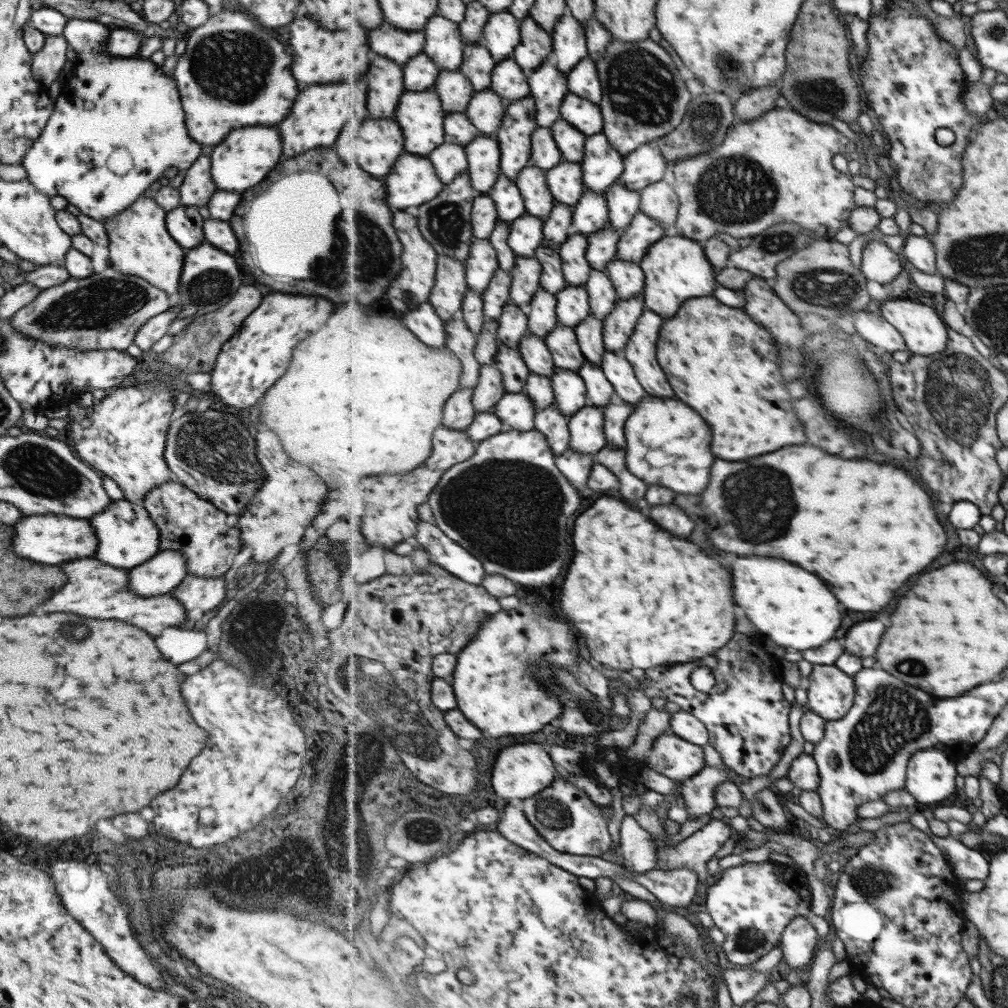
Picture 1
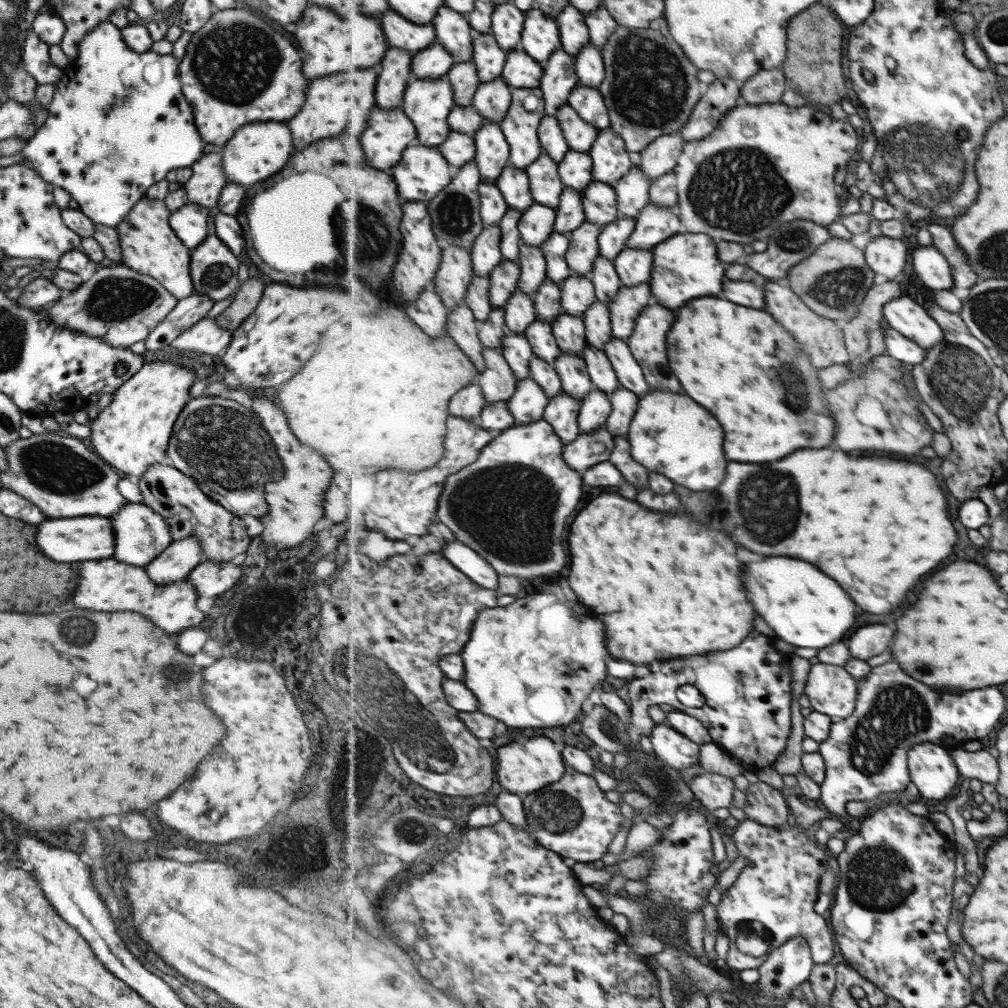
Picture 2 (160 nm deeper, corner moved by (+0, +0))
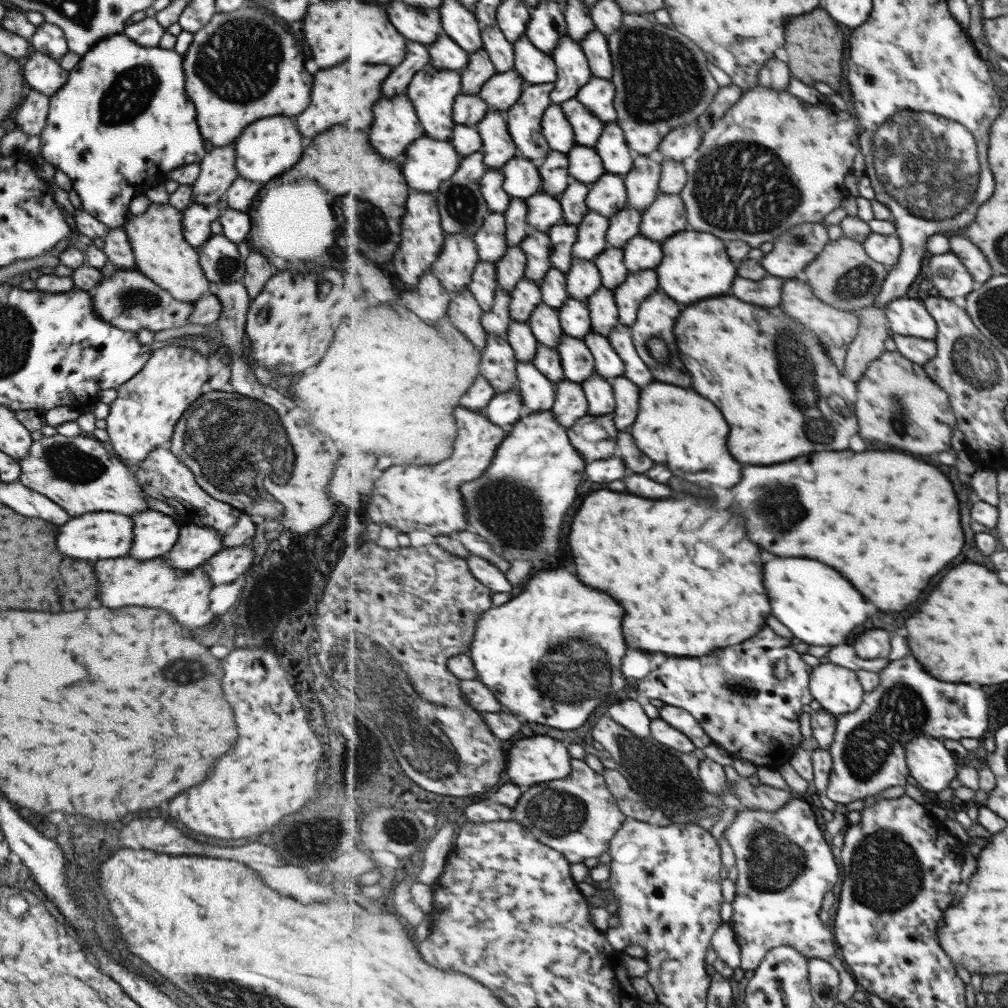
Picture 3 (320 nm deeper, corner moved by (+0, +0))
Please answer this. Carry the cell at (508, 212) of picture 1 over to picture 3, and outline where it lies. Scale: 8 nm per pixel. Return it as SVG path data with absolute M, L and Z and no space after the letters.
M517 154L501 170L505 175L505 190L513 199L526 201L542 188L540 167L530 158Z

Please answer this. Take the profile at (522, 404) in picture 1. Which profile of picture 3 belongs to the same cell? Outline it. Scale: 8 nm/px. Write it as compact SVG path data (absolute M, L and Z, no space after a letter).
M518 363L518 390L524 400L525 413L552 410L556 401L556 387L534 363Z

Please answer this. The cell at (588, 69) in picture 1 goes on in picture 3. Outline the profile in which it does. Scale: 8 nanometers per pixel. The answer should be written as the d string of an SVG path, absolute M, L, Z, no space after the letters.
M595 29L582 40L582 45L594 76L611 79L614 75L614 64L607 35L599 29Z

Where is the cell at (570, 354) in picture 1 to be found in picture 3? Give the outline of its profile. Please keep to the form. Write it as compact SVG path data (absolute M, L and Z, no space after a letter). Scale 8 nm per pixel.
M569 300L560 308L560 321L565 335L584 339L594 330L587 300Z

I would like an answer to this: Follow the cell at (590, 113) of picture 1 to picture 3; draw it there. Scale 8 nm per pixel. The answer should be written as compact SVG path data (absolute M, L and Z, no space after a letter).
M593 77L577 93L577 98L606 123L616 122L618 110L615 108L615 84L608 78Z

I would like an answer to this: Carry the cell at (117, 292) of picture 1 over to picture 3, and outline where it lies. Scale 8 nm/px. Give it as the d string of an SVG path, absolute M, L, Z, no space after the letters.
M117 268L113 275L102 278L89 292L97 316L112 327L137 334L140 328L149 332L181 328L188 324L192 306L188 302L175 300L166 290L159 288L150 278L137 270Z

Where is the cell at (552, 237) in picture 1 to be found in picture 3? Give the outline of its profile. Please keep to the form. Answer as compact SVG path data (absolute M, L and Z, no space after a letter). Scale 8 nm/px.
M571 181L566 192L559 198L564 214L563 222L576 224L575 226L583 222L585 215L590 211L587 204L590 187L591 185L581 181Z

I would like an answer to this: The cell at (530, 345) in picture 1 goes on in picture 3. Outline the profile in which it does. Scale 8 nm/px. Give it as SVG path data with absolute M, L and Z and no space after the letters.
M541 303L532 312L528 323L540 343L554 349L558 348L558 344L565 335L560 321L560 309Z

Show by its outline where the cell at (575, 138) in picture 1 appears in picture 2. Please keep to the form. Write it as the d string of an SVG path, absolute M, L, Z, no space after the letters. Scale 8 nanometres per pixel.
M569 103L561 107L556 117L561 123L569 146L574 151L589 153L600 130L581 118L581 115Z

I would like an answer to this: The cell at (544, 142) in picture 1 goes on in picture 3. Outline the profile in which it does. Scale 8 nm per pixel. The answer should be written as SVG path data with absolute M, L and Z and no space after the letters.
M553 103L546 110L542 122L543 135L546 135L552 150L568 153L576 145L576 136L563 105Z

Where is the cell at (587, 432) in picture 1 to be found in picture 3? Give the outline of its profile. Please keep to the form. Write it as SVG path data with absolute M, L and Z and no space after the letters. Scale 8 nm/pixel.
M599 373L585 379L582 384L590 403L589 415L603 416L616 410L614 386Z

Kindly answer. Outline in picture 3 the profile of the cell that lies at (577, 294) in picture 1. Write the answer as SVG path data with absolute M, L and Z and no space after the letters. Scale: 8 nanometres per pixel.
M575 257L566 275L570 297L577 300L593 297L604 286L601 271L594 261Z

